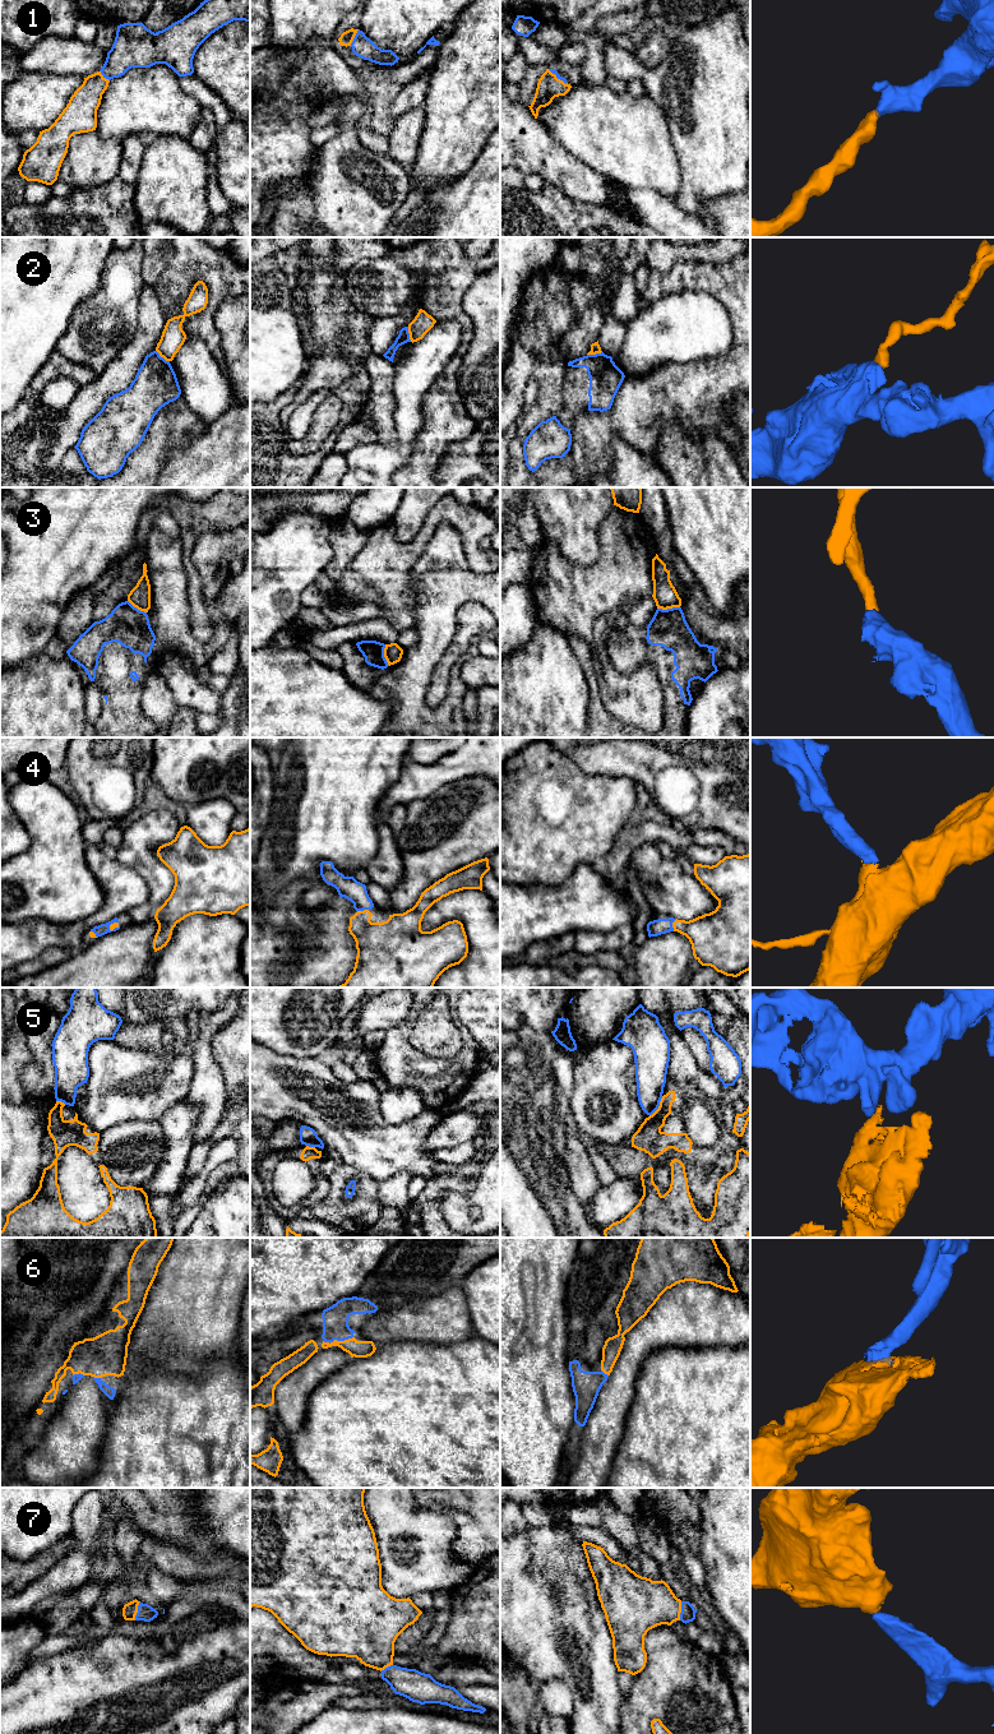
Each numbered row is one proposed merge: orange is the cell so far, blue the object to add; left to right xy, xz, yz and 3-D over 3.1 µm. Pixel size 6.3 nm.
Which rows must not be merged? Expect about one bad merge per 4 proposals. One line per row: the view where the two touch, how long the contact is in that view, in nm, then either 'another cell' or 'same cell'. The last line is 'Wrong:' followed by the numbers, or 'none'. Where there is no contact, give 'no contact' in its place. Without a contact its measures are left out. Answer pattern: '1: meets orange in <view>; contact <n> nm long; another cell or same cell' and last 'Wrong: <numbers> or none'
1: meets orange in xz; contact 120 nm long; same cell
2: meets orange in xy; contact 120 nm long; another cell
3: meets orange in yz; contact 140 nm long; another cell
4: meets orange in xz; contact 80 nm long; same cell
5: meets orange in yz; contact 150 nm long; another cell
6: meets orange in xz; contact 190 nm long; same cell
7: meets orange in yz; contact 120 nm long; same cell
Wrong: 2, 3, 5

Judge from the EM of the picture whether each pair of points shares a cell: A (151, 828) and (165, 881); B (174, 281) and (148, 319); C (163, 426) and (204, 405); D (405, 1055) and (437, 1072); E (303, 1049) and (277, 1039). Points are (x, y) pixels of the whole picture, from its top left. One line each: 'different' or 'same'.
A: same
B: different
C: different
D: same
E: same

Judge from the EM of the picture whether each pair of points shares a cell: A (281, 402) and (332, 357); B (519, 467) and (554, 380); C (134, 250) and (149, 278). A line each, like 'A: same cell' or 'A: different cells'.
A: different cells
B: same cell
C: different cells

